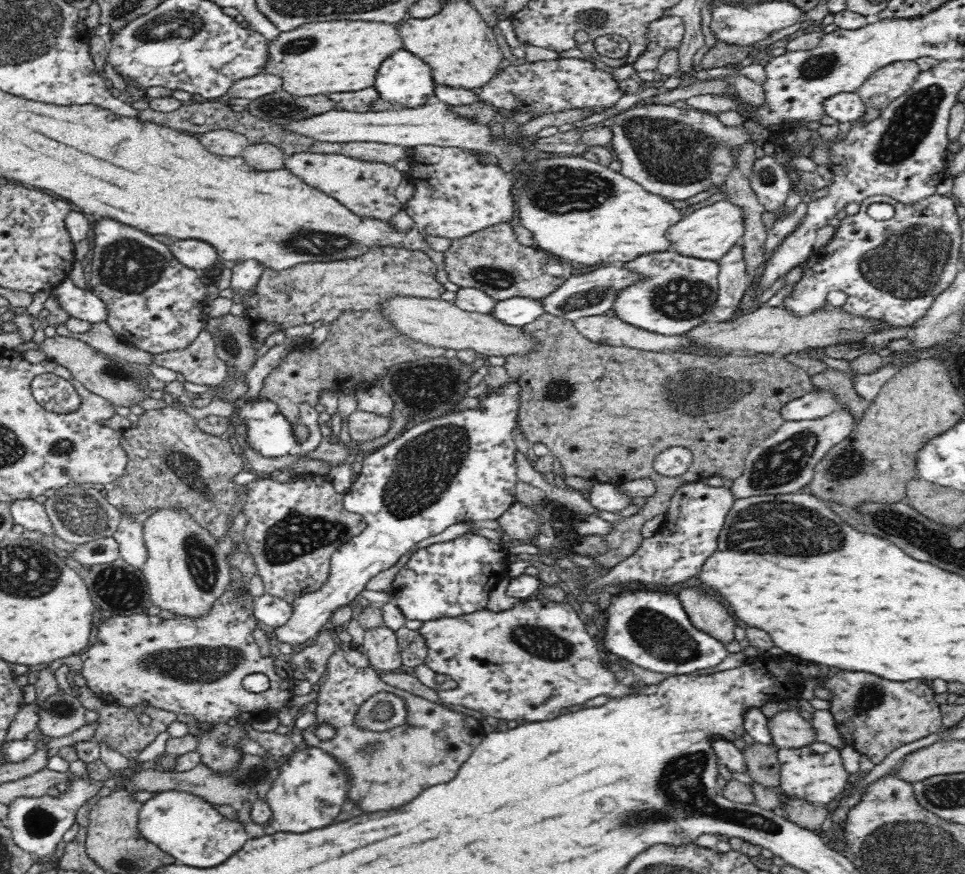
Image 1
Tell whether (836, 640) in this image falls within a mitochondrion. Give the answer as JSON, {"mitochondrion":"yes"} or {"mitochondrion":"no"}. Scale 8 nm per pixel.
{"mitochondrion":"no"}

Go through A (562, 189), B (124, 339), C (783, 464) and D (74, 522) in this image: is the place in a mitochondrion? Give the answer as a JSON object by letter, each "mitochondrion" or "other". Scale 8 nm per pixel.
{"A":"mitochondrion","B":"other","C":"mitochondrion","D":"mitochondrion"}

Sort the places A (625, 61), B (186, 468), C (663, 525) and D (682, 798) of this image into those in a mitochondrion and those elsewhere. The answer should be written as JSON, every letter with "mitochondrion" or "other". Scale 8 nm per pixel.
{"A":"other","B":"mitochondrion","C":"other","D":"mitochondrion"}

